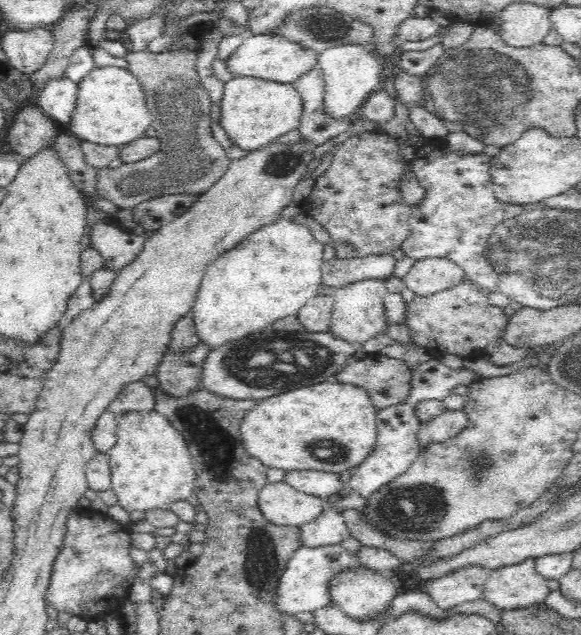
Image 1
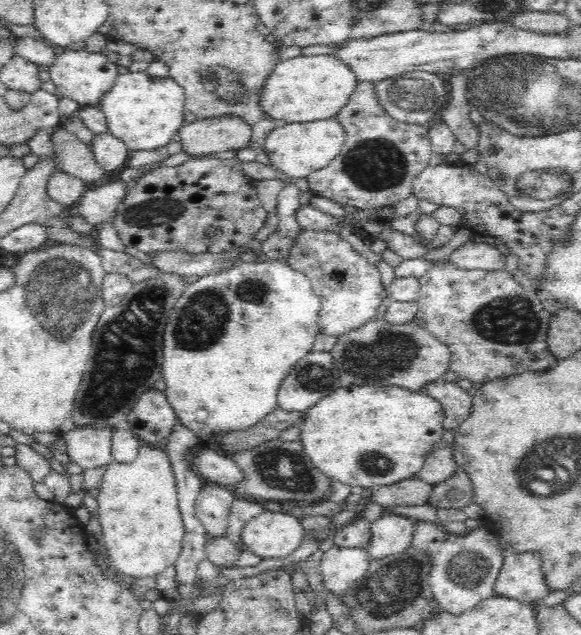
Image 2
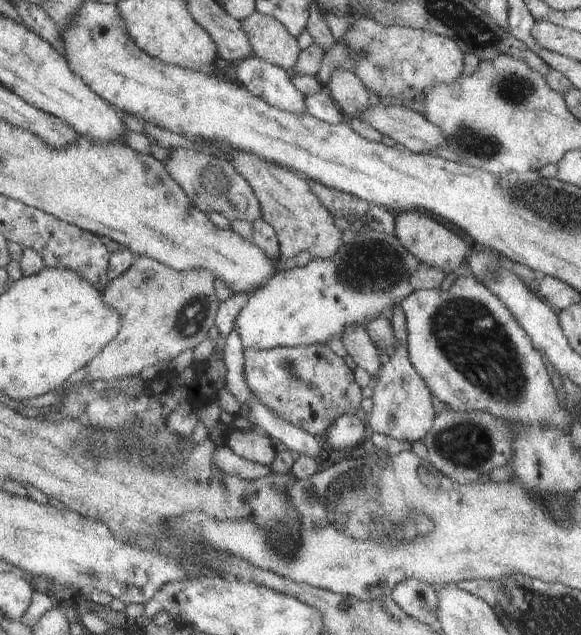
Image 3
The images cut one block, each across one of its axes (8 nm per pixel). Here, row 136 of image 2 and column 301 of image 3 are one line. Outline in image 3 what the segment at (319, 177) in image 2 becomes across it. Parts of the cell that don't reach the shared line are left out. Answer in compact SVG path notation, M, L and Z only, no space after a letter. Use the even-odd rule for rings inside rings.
M326 343L310 346L246 349L245 381L254 397L282 420L324 441L327 430L344 413L356 415L362 406L362 391L354 381L354 371Z

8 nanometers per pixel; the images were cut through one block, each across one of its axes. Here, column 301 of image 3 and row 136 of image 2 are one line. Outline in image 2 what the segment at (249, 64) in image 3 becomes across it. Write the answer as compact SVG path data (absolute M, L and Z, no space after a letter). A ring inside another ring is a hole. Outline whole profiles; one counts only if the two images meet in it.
M93 134L93 157L105 171L122 170L126 167L130 150L120 139L112 134Z

